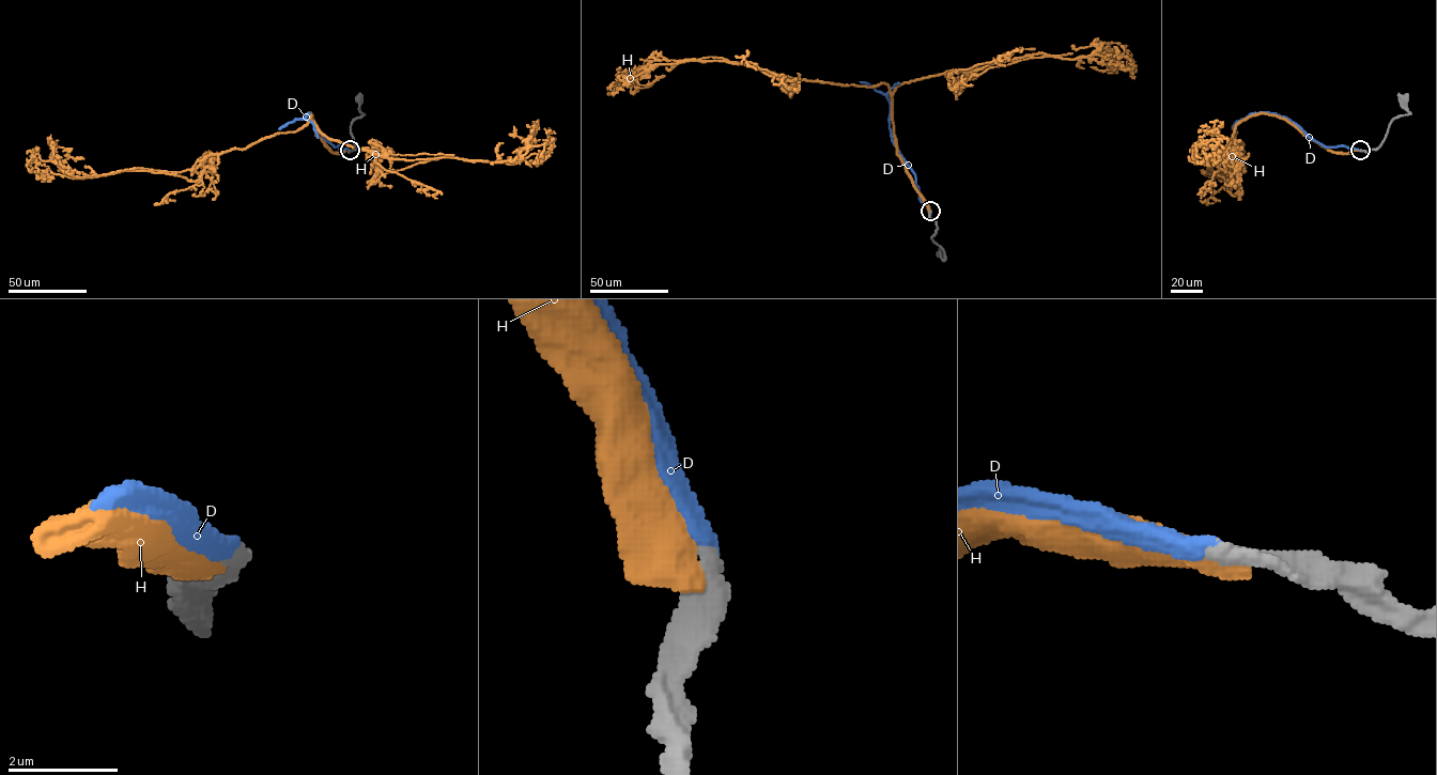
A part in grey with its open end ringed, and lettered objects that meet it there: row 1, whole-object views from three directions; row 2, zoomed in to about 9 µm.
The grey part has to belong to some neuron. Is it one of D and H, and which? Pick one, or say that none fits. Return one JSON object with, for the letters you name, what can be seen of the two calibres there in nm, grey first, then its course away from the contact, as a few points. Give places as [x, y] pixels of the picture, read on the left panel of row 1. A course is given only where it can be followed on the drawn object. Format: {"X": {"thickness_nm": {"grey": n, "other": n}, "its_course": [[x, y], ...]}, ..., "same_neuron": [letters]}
{"D": {"thickness_nm": {"grey": 400, "other": 300}, "its_course": [[350, 150], [335, 146], [324, 138], [309, 112], [304, 119], [295, 119], [279, 128]]}, "same_neuron": ["D"]}

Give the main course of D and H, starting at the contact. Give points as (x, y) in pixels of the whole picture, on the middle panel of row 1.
D: (930, 211), (920, 198), (914, 173), (893, 140), (889, 99), (860, 81)
H: (930, 212), (897, 153), (886, 84), (783, 81), (751, 66), (693, 60), (631, 75), (636, 88), (650, 82)

